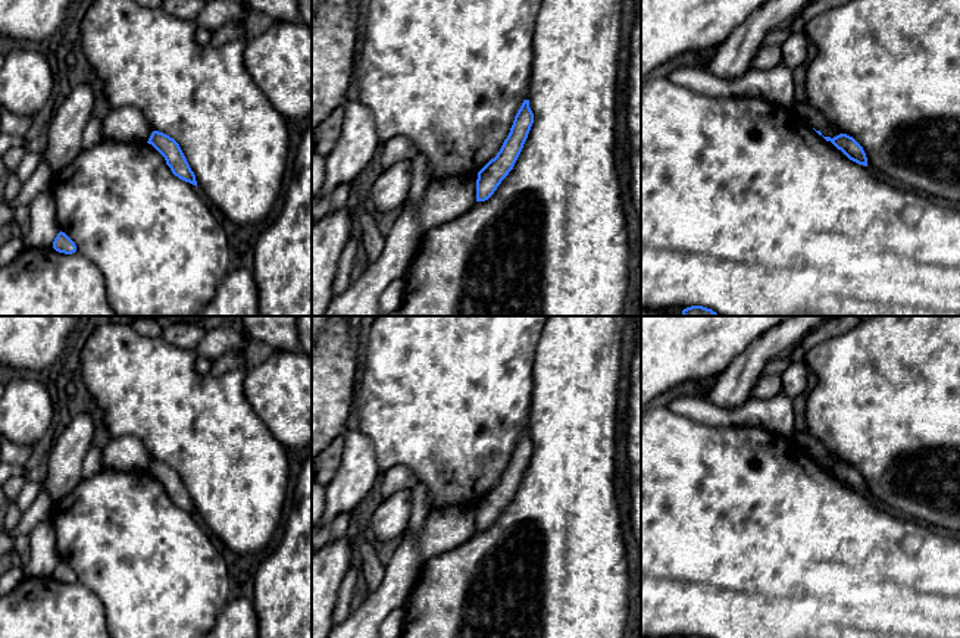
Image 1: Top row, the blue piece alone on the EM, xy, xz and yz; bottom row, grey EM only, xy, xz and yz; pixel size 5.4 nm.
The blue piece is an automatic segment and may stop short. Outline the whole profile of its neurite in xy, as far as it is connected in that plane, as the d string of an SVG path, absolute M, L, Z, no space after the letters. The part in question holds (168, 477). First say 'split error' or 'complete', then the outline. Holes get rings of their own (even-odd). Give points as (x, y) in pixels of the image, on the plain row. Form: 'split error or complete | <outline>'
complete | M153 460L148 470L166 490L172 503L179 509L197 516L196 504L191 500L179 473L169 465Z

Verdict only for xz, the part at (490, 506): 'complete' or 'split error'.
complete

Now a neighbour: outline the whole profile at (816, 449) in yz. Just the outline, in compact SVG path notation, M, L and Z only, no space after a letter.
M807 431L795 434L797 442L810 453L812 457L820 460L823 466L837 466L841 462L820 440L812 437Z

